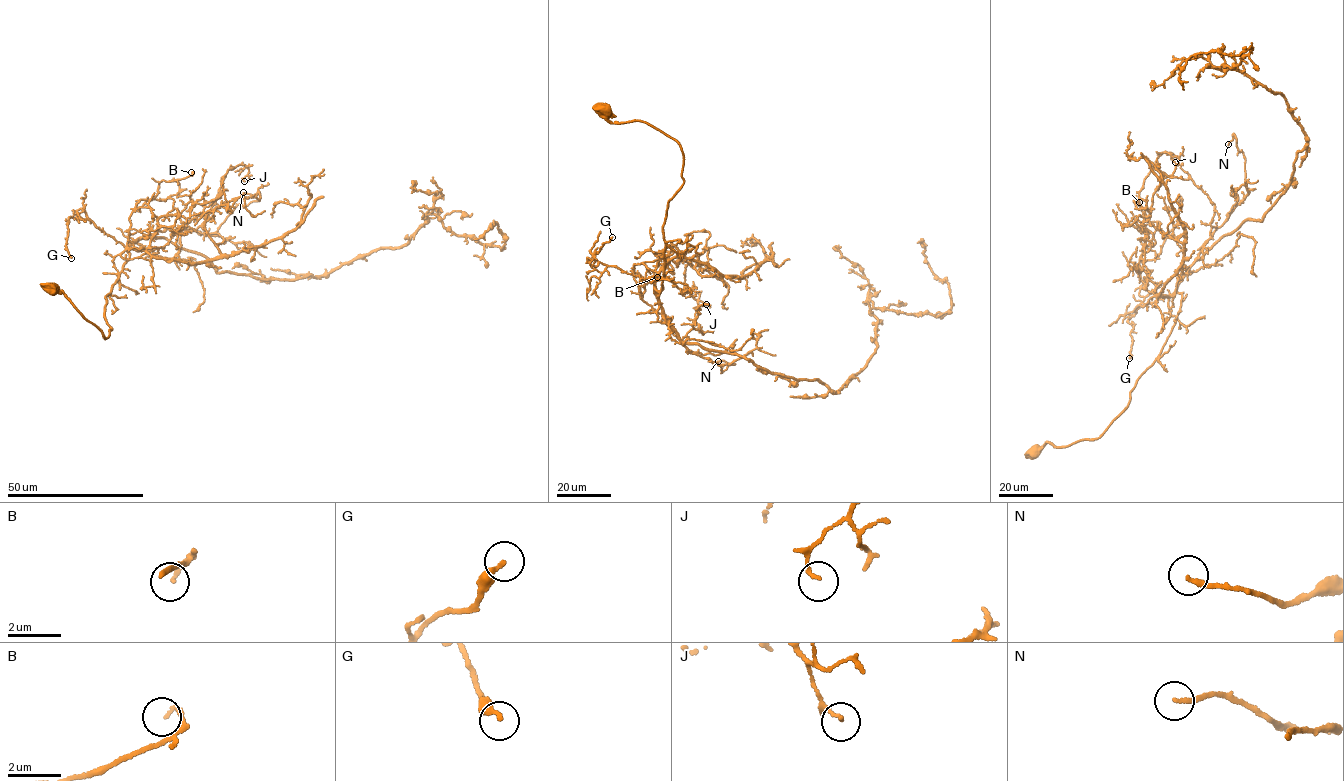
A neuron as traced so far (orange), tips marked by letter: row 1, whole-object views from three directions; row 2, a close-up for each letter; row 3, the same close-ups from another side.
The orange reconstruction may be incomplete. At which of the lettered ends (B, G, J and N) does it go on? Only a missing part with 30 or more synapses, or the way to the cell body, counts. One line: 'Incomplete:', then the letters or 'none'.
Incomplete: none

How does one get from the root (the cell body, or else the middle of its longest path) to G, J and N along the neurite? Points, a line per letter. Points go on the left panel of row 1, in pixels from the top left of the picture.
G: (53, 286), (108, 336), (105, 297), (129, 258), (128, 248), (92, 221), (71, 217), (66, 248), (71, 258)
J: (53, 286), (107, 337), (128, 247), (218, 197), (227, 170), (246, 165), (244, 181)
N: (53, 286), (107, 337), (105, 297), (129, 245), (166, 229), (215, 235), (234, 208), (259, 199), (243, 192)

